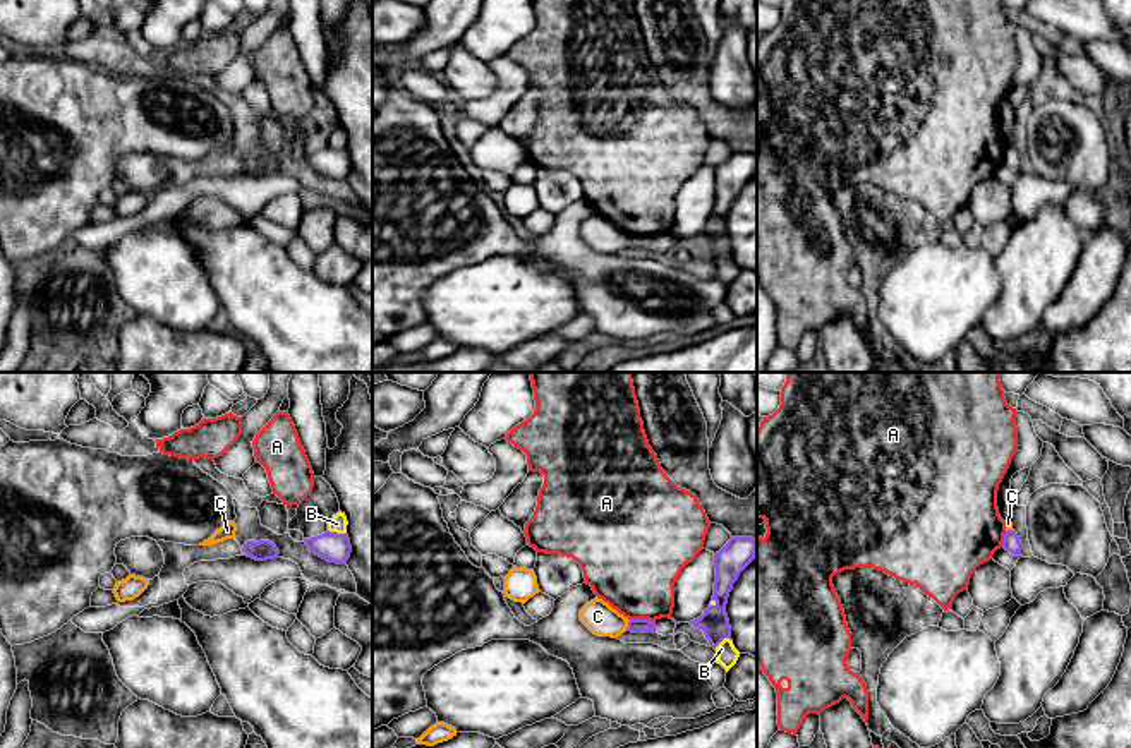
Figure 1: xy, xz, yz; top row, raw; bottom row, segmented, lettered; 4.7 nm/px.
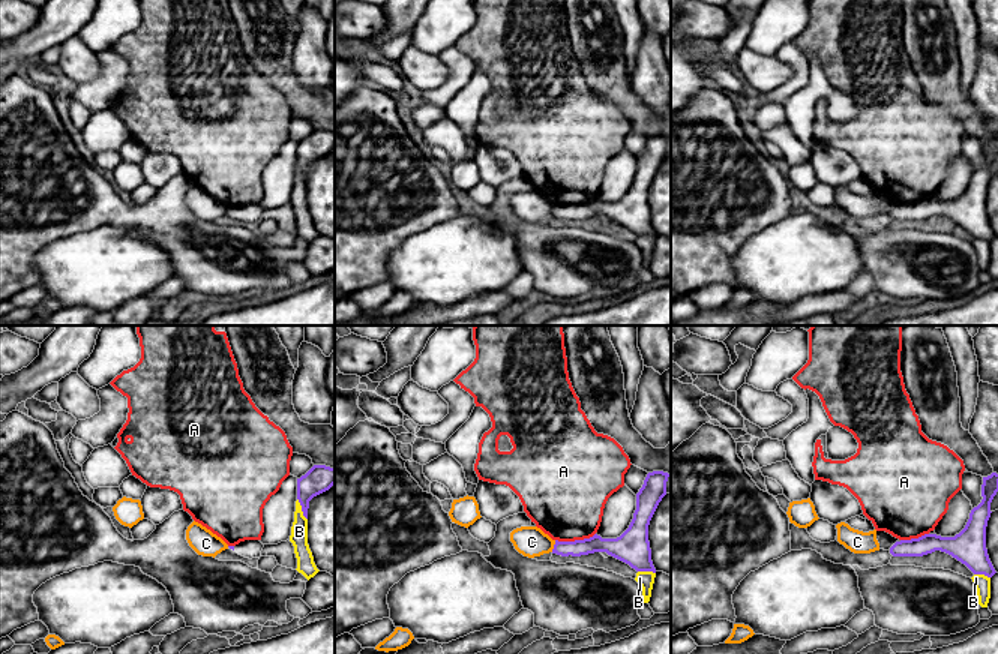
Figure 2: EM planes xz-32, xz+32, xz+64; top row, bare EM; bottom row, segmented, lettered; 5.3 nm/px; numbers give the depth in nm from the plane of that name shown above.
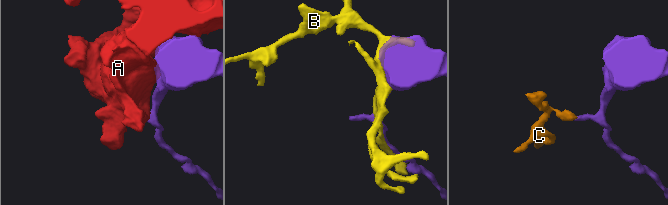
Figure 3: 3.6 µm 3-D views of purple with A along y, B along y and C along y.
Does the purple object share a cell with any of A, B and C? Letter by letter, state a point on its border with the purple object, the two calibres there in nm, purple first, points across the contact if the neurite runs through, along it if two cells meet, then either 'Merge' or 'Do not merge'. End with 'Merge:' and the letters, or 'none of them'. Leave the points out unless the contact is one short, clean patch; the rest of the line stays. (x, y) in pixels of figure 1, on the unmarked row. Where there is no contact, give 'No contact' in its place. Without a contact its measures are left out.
A: Touches purple at xz (642, 235). Thickness 60 nm (purple) against 400 nm. Do not merge
B: Touches purple at xy (335, 148). Thickness 140 nm (purple) against 80 nm. Do not merge
C: Touches purple at xz (629, 241). Thickness 60 nm (purple) against 150 nm. Boundary: xz (630, 235), (625, 246). Do not merge
Merge: none of them

